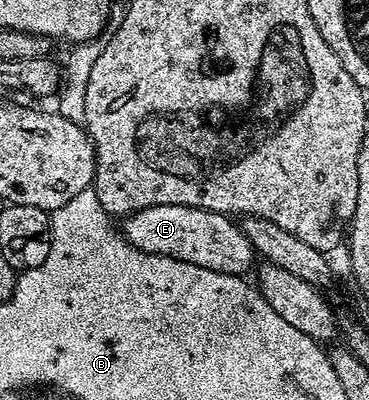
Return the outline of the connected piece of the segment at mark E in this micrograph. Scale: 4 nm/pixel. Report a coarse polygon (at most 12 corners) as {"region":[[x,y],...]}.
{"region":[[191,206],[124,217],[123,236],[170,256],[241,276],[255,253],[240,223]]}

